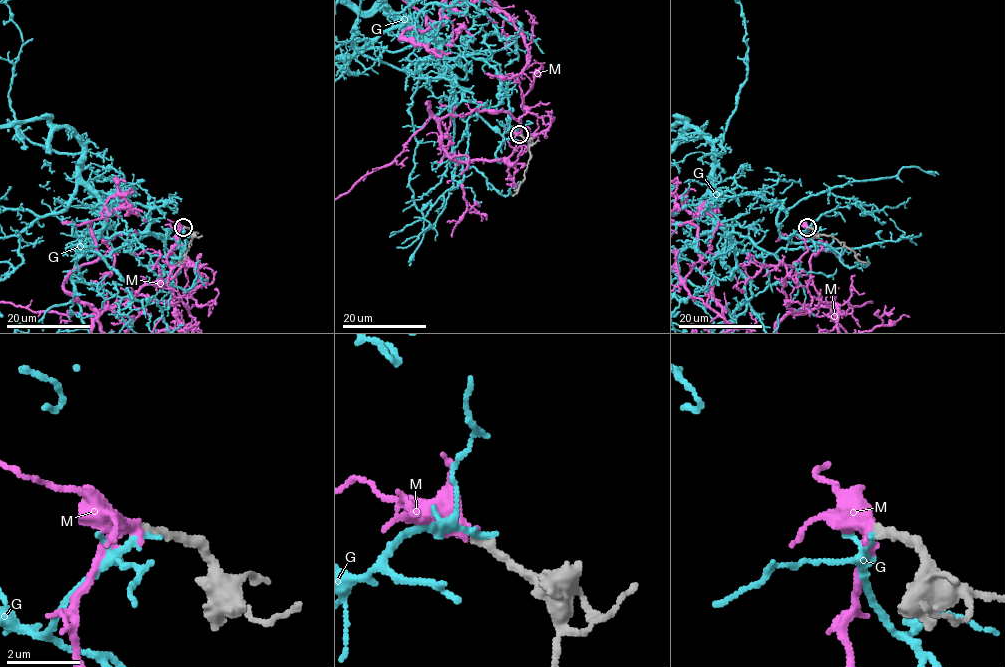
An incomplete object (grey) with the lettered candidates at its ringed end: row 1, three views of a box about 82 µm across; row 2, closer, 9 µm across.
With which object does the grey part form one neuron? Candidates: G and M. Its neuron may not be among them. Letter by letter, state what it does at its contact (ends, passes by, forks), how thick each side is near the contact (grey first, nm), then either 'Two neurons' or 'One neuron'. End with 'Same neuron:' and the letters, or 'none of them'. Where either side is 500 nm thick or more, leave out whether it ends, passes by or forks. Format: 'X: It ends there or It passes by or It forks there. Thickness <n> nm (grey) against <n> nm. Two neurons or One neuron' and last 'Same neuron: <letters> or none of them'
G: It ends there. Thickness 280 nm (grey) against 190 nm. Two neurons
M: It forks there. Thickness 240 nm (grey) against 280 nm. Two neurons
Same neuron: none of them

